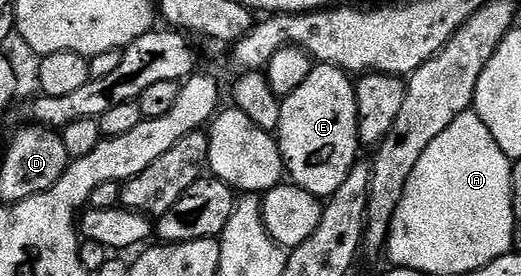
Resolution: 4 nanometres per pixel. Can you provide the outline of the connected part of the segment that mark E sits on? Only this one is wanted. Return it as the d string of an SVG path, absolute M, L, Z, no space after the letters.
M317 63L311 73L307 73L307 81L295 89L295 93L281 99L281 116L275 132L284 159L284 170L294 184L307 193L316 195L318 199L328 200L347 181L353 164L358 162L359 140L357 138L357 89L350 72L339 69L330 63Z

